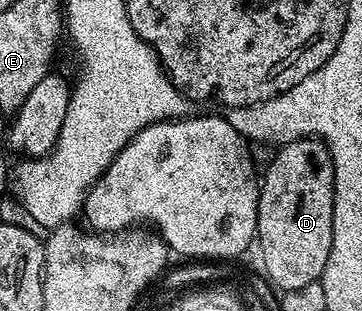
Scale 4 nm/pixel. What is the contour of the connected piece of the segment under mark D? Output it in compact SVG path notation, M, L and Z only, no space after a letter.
M318 138L291 140L276 152L267 173L261 176L255 231L266 279L276 289L288 292L316 283L325 262L329 262L333 250L335 171L326 144Z

